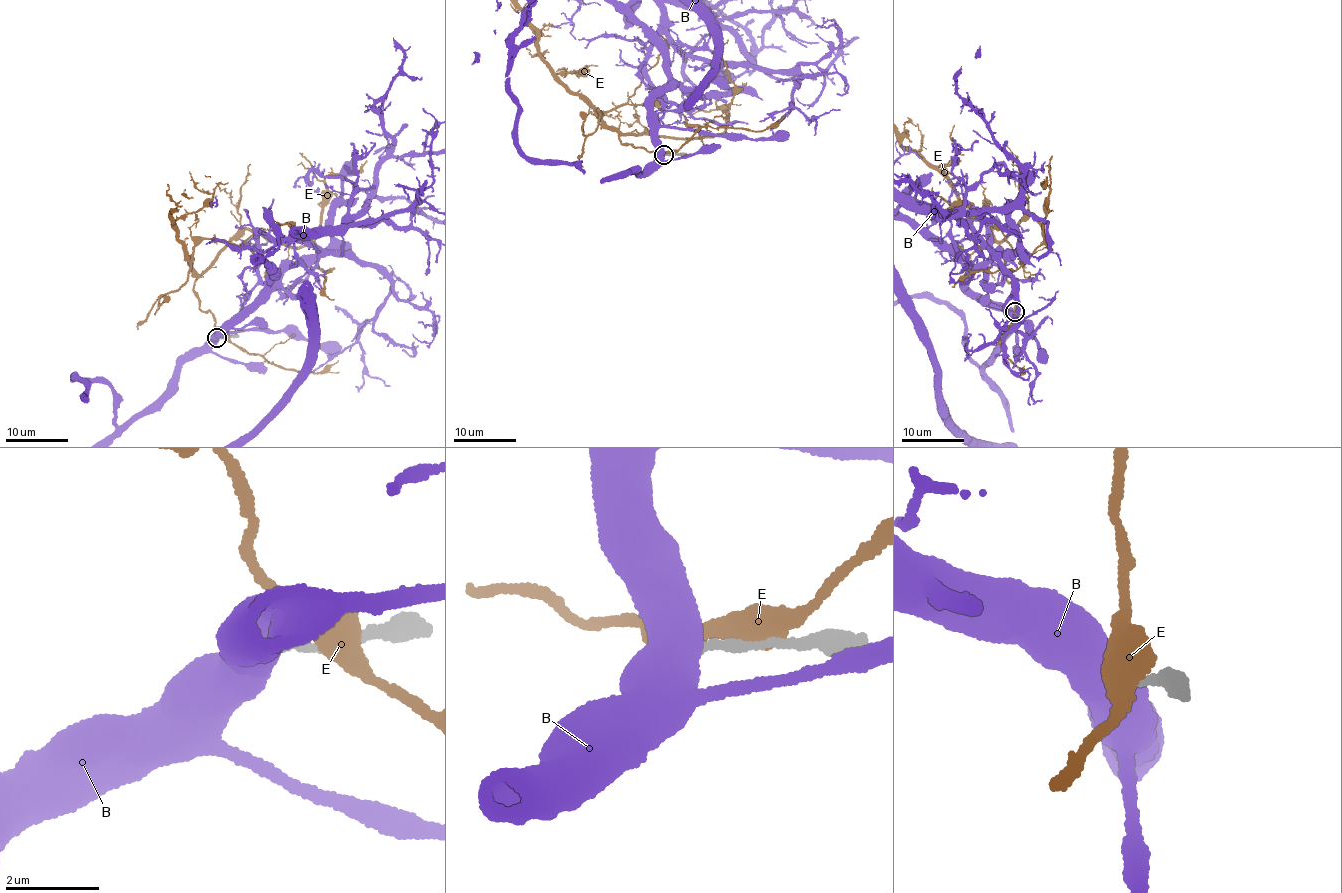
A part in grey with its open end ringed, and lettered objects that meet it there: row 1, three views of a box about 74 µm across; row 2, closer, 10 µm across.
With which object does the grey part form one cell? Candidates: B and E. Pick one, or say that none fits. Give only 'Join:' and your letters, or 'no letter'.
Join: no letter

